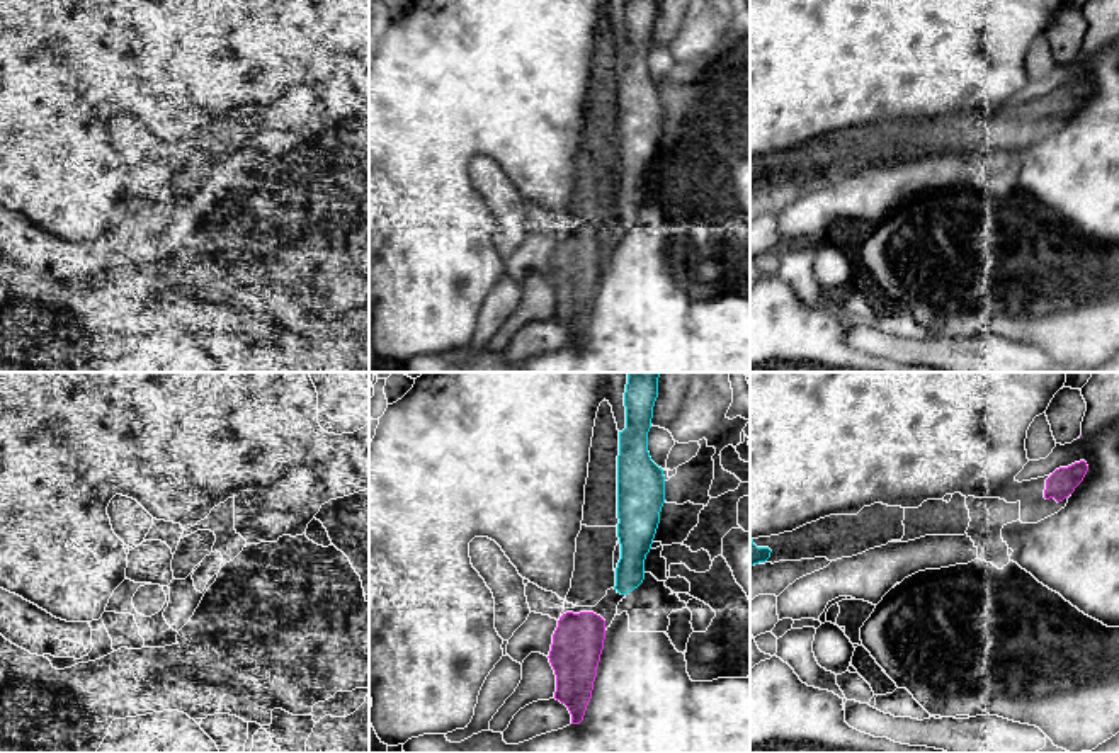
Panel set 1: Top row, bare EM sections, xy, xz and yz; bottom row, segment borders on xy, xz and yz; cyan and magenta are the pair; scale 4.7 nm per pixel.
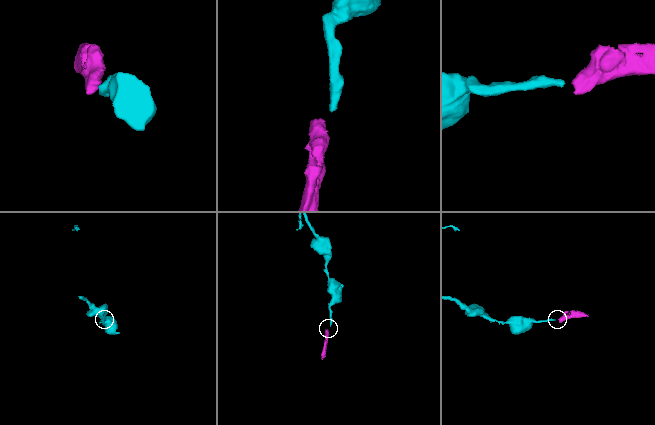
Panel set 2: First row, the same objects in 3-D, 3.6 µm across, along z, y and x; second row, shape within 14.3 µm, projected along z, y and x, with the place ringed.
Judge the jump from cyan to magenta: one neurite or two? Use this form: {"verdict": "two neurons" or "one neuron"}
{"verdict": "two neurons"}

